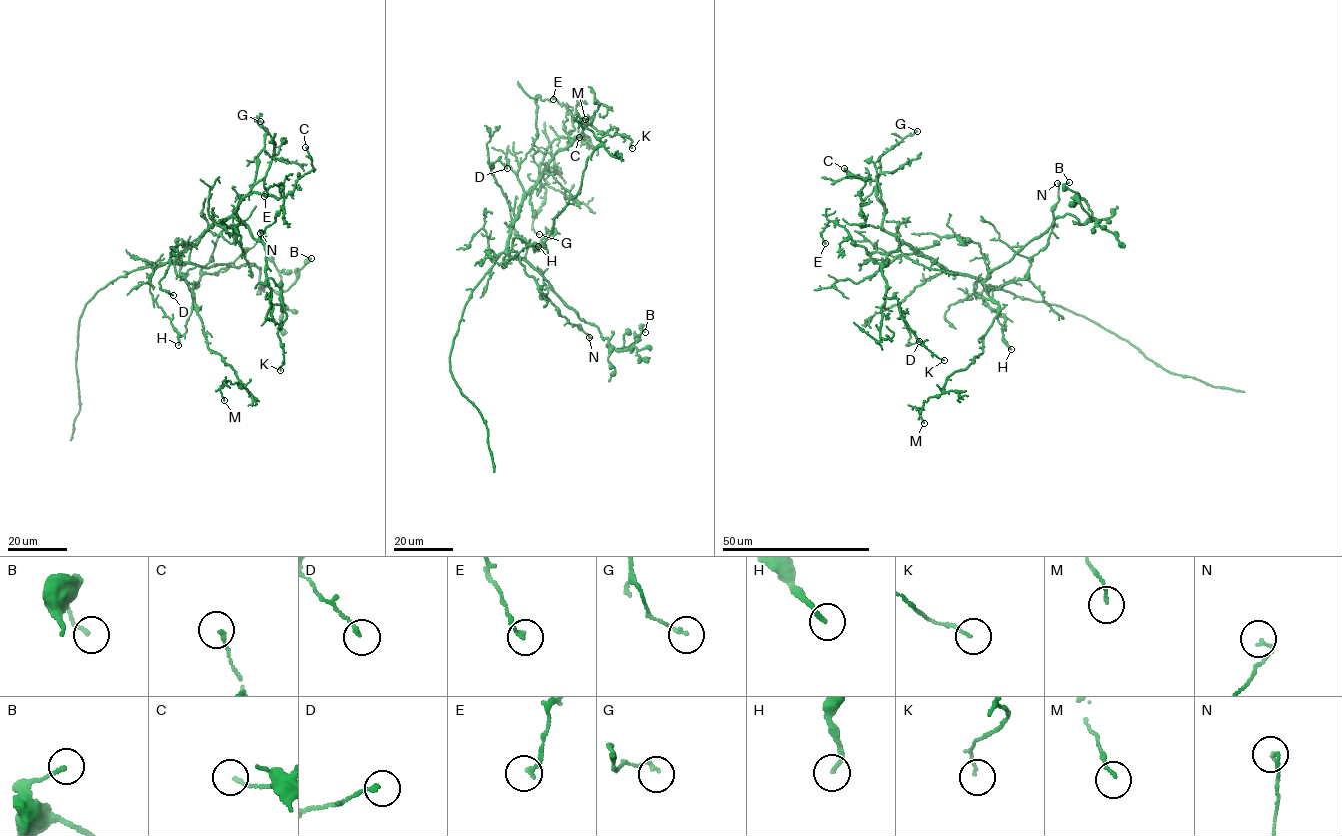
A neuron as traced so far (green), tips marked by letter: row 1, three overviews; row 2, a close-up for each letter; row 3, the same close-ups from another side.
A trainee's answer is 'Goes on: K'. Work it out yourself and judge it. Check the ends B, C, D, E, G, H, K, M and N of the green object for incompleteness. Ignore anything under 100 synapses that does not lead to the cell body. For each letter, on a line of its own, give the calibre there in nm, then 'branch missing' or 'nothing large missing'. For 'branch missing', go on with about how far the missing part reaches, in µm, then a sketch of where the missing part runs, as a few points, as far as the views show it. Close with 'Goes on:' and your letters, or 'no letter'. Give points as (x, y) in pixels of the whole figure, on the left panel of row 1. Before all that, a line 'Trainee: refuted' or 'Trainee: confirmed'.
Trainee: refuted
B: 140 nm thick; nothing large missing
C: 150 nm thick; nothing large missing
D: 110 nm thick; nothing large missing
E: 160 nm thick; nothing large missing
G: 110 nm thick; nothing large missing
H: 170 nm thick; nothing large missing
K: 100 nm thick; nothing large missing
M: 100 nm thick; nothing large missing
N: 110 nm thick; nothing large missing
Goes on: no letter

